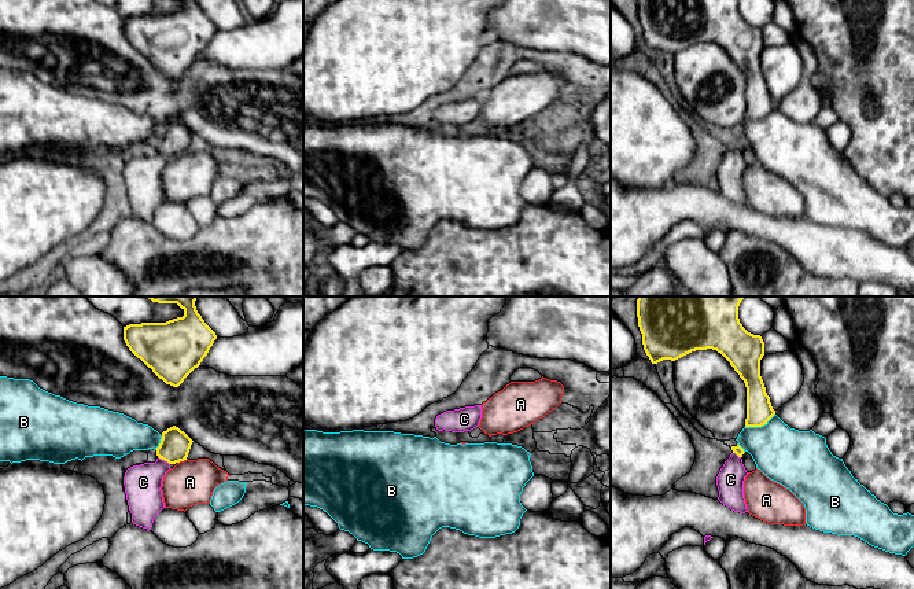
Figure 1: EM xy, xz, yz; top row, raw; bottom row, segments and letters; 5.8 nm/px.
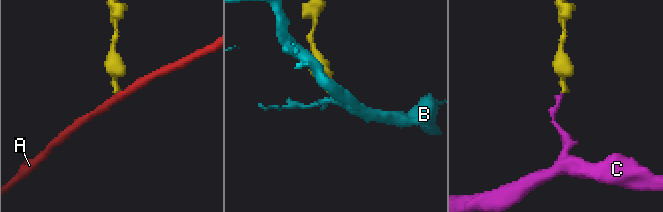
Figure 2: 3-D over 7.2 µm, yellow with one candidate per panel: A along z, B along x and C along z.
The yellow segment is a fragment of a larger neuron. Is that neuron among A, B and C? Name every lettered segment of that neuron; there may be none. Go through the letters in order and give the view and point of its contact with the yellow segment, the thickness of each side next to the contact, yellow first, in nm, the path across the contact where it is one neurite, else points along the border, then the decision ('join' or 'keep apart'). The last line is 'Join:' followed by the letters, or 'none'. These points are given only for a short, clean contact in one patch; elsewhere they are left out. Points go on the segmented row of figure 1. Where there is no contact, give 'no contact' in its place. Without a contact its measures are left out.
A: meets yellow in xy at (181, 460); 180 nm thick on the yellow side, 260 nm on the other; border along xy (187, 459), (177, 463); keep apart
B: meets yellow in yz at (759, 426); 160 nm thick on the yellow side, 320 nm on the other; border along yz (774, 413), (760, 426), (745, 427); keep apart
C: meets yellow in xy at (163, 459); 180 nm thick on the yellow side, 220 nm on the other; runs through xy (174, 445), (163, 459), (143, 482); join
Join: C

